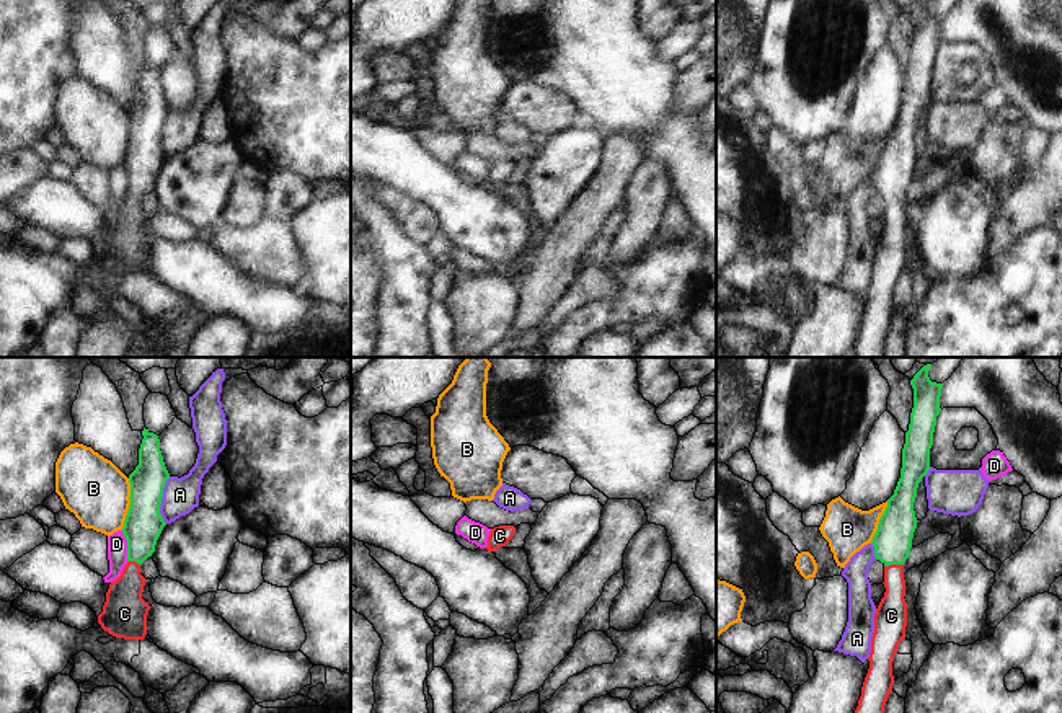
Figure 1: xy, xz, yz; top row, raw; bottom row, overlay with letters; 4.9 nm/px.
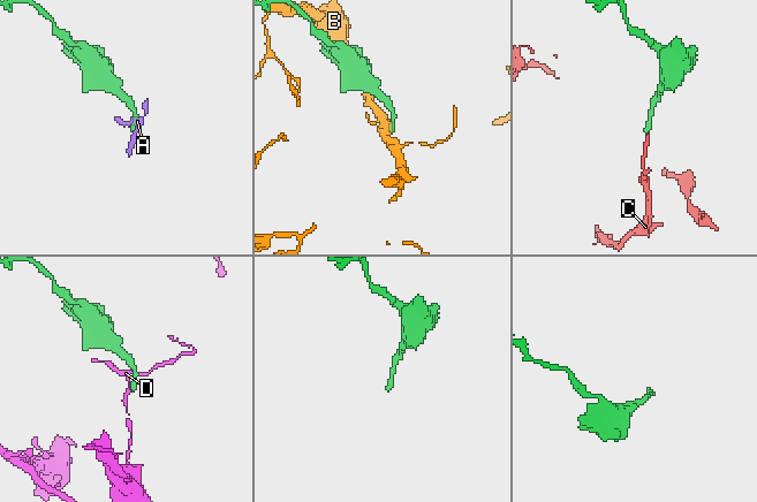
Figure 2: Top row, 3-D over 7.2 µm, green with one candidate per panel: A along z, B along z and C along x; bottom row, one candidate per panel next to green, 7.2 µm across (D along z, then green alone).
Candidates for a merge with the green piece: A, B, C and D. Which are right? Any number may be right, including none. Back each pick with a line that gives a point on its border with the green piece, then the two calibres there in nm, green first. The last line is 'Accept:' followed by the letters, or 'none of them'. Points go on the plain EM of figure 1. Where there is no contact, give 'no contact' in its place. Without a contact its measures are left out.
C: yz (893, 198) | 190/160 nm
Accept: C

